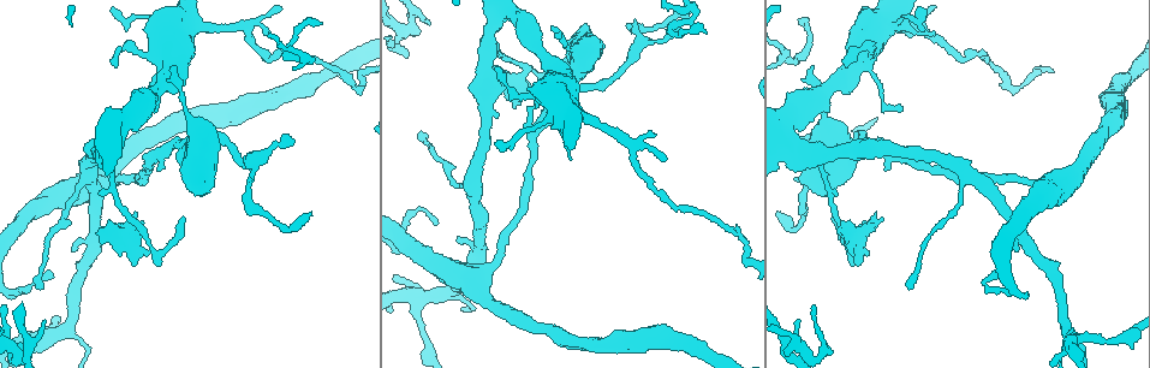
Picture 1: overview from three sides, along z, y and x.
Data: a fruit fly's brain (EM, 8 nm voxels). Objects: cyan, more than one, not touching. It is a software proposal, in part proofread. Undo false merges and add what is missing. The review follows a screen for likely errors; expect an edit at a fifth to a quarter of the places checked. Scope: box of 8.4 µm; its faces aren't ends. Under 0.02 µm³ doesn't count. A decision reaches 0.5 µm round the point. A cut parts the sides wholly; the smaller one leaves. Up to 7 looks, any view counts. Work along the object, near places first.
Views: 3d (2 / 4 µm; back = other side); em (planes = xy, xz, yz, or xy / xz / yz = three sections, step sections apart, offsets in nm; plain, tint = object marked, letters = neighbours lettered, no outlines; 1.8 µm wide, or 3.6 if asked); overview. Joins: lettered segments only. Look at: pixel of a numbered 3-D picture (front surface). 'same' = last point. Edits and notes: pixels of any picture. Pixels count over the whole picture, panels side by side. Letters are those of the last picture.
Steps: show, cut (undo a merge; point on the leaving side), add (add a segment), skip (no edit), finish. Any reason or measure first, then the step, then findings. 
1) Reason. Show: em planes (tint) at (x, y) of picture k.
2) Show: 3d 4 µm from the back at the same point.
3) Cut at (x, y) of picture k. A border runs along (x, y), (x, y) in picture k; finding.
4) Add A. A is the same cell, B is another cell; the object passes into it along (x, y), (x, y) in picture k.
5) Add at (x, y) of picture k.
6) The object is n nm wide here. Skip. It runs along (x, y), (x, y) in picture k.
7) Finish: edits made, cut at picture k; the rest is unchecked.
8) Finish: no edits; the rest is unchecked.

Free end. Show: 3d 4 µm at (934, 36) of picture 1.

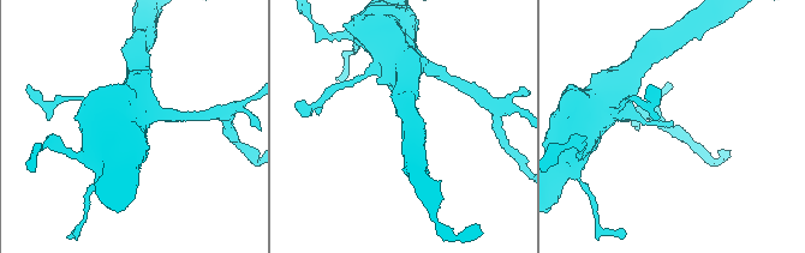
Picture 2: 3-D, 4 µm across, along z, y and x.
Now the EM. Show: em planes (letters) at (669, 124) of picture 2.

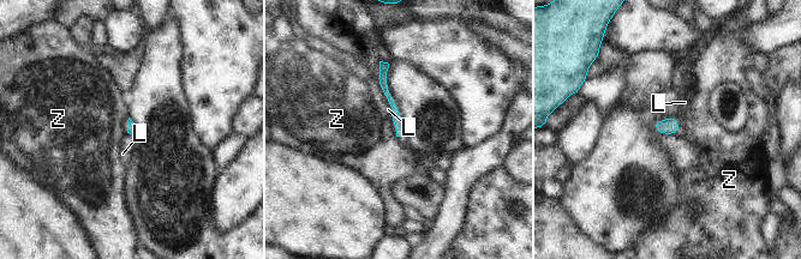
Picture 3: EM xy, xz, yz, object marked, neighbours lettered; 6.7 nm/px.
The longest contact is with L, 360 nm. Skip. L and Z are other cells; none of them fits.

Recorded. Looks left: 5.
An open end. Show: em planes (letters) at (185, 219) of picture 1.

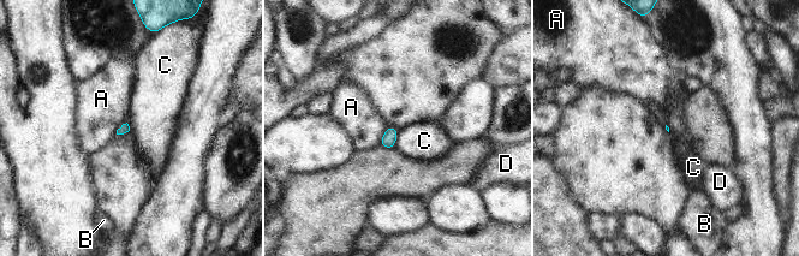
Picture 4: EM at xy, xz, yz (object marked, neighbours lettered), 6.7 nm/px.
Skip. A, B, C and D are other cells; a border runs along (399, 131), (393, 147) in picture 4; none of them fits.

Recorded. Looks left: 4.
An open end. Show: 3d 4 µm at (291, 143) of picture 1.

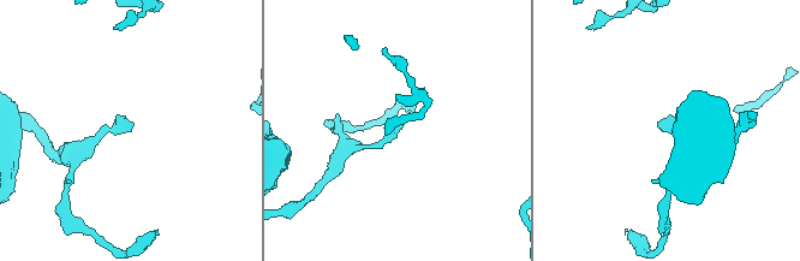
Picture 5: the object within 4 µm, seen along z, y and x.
Show: em planes (letters) at (131, 130) of picture 5.

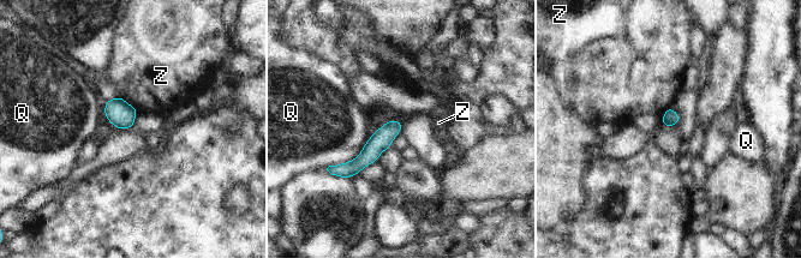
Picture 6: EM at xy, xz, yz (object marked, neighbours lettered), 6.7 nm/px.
Skip. Q and Z are other cells; it runs along (399, 124), (356, 166), (346, 170) in picture 6; none of them fits.

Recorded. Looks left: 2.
Finish: no edits; the rest is unchecked.

